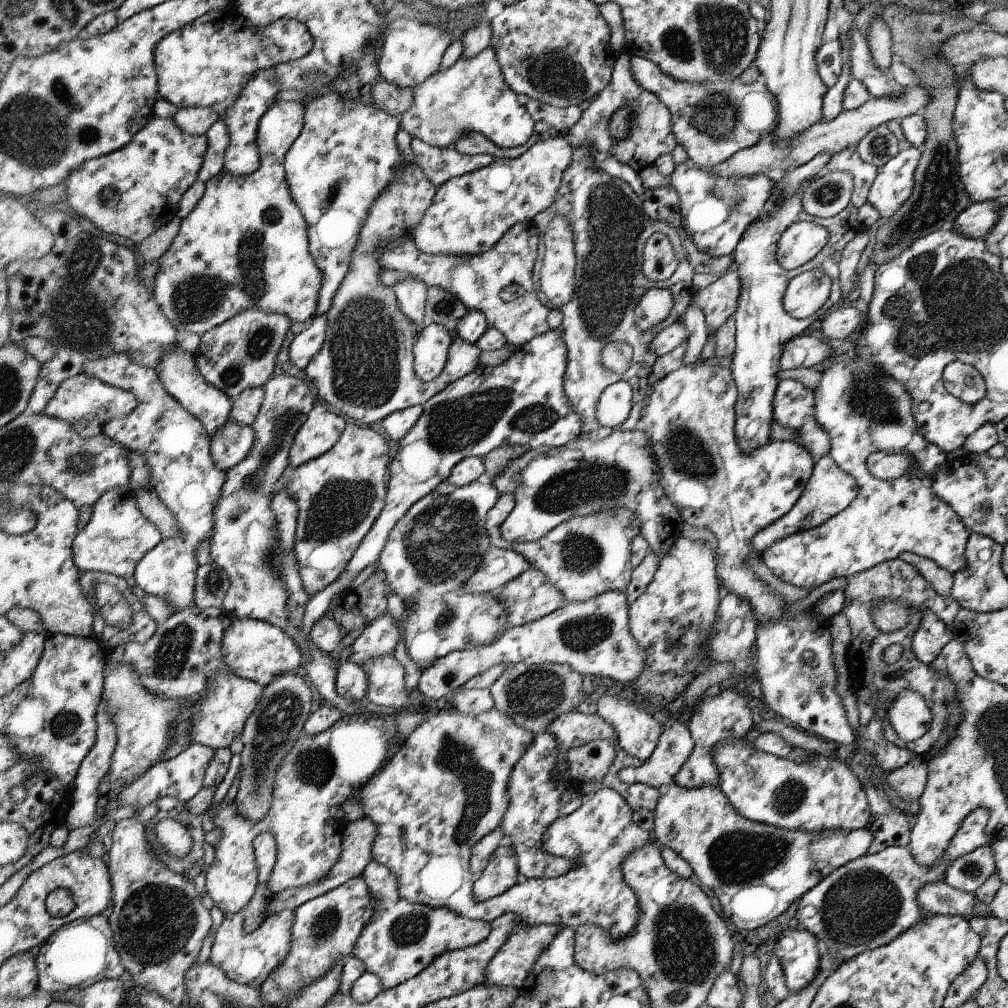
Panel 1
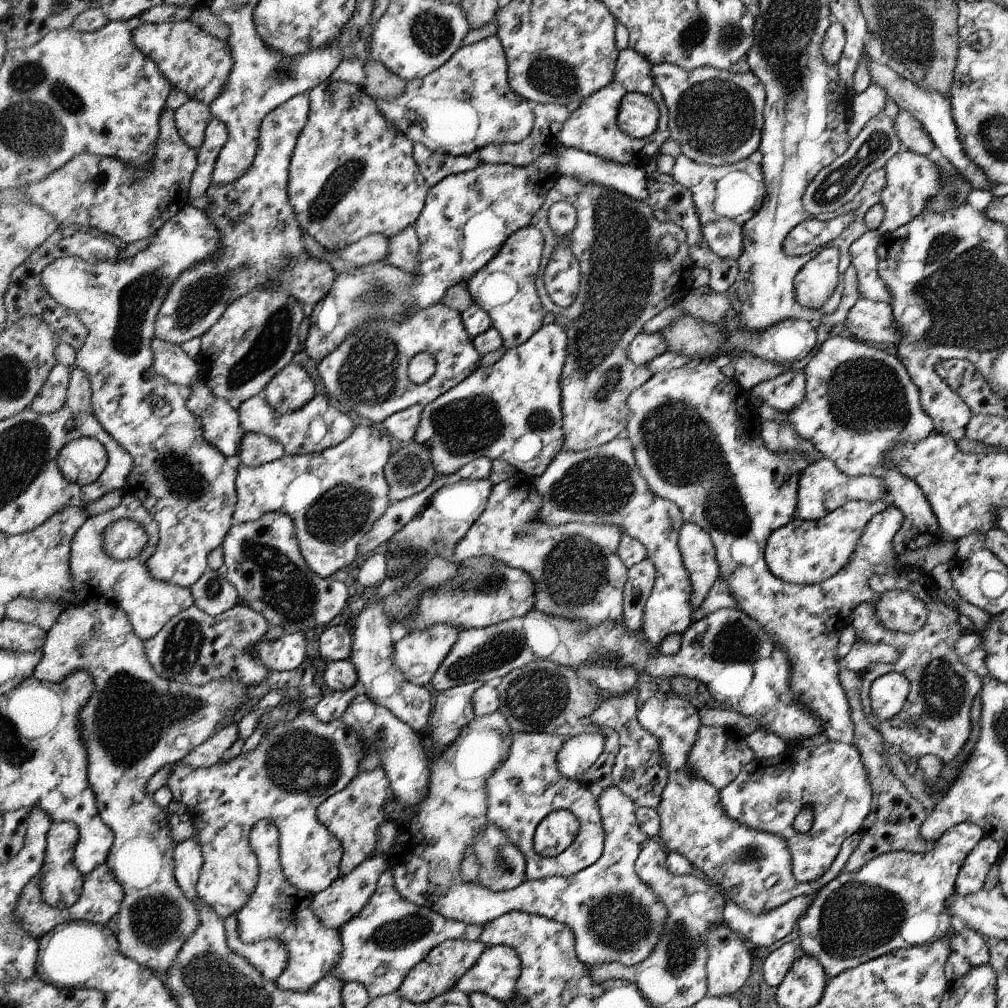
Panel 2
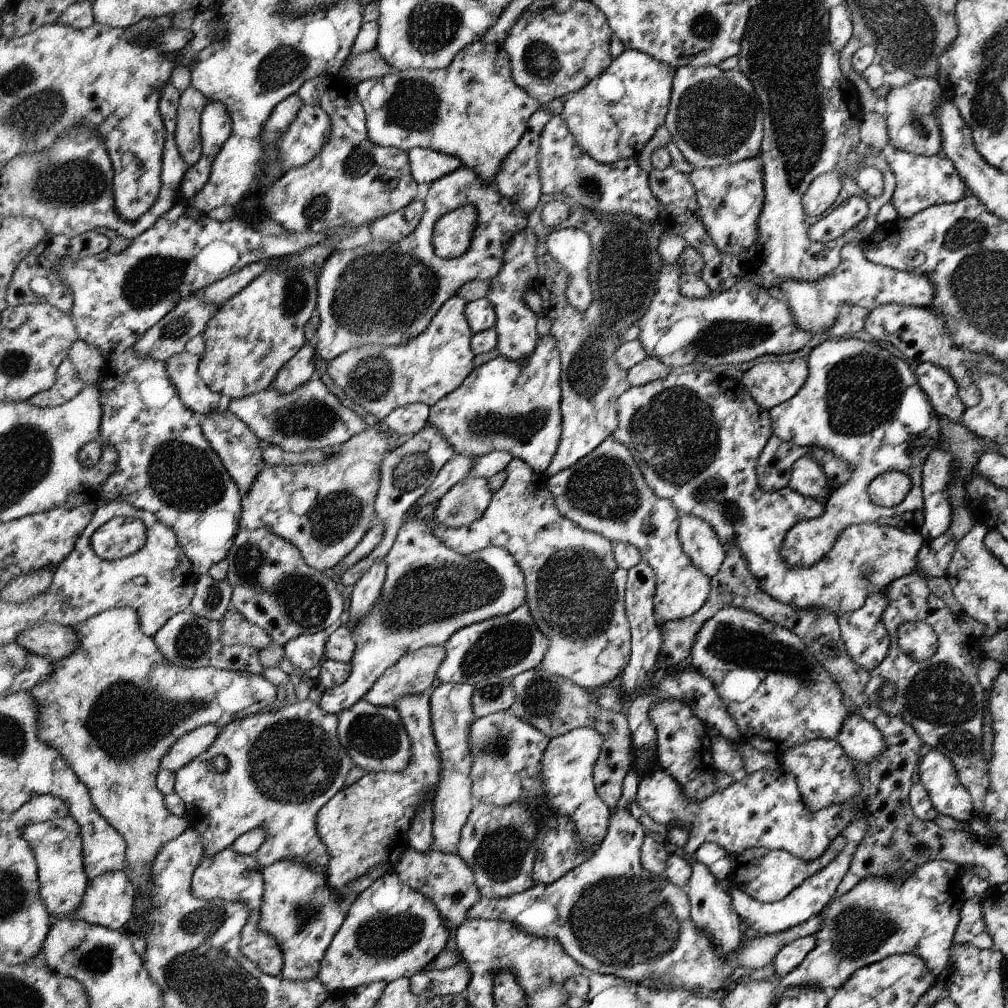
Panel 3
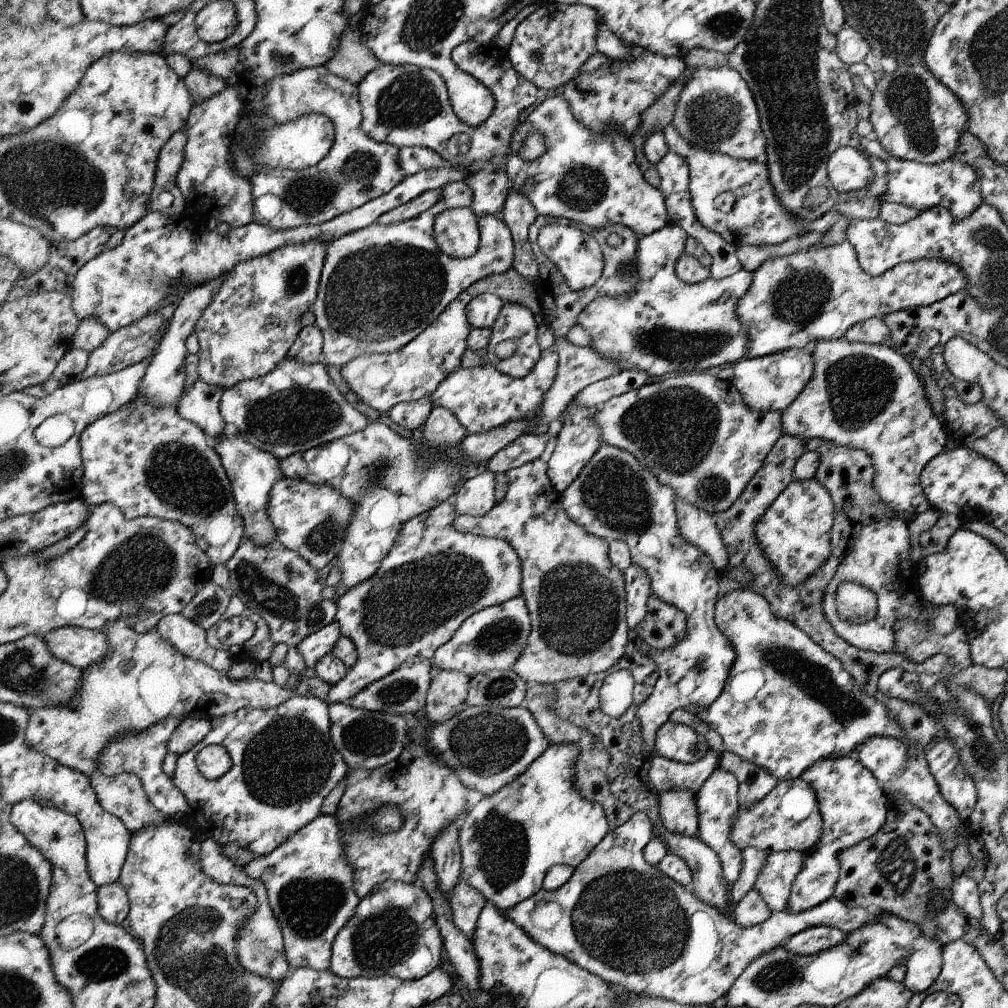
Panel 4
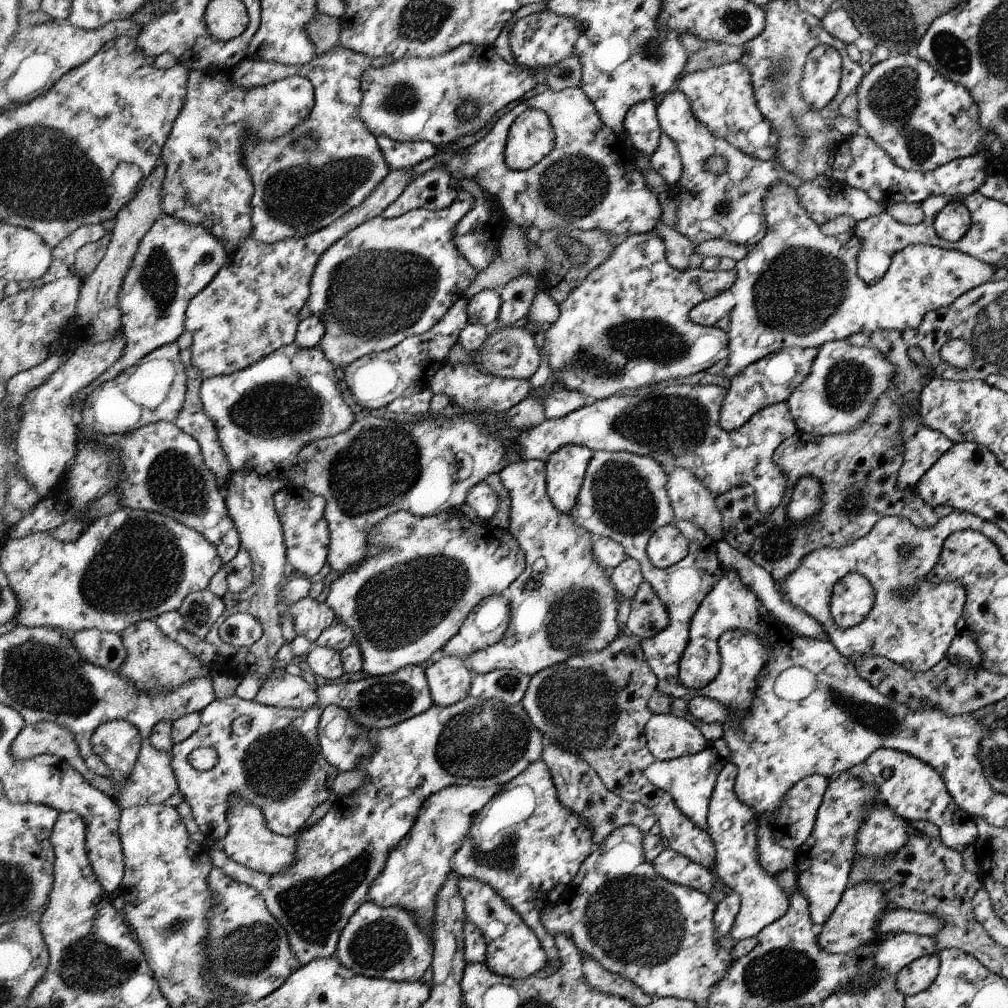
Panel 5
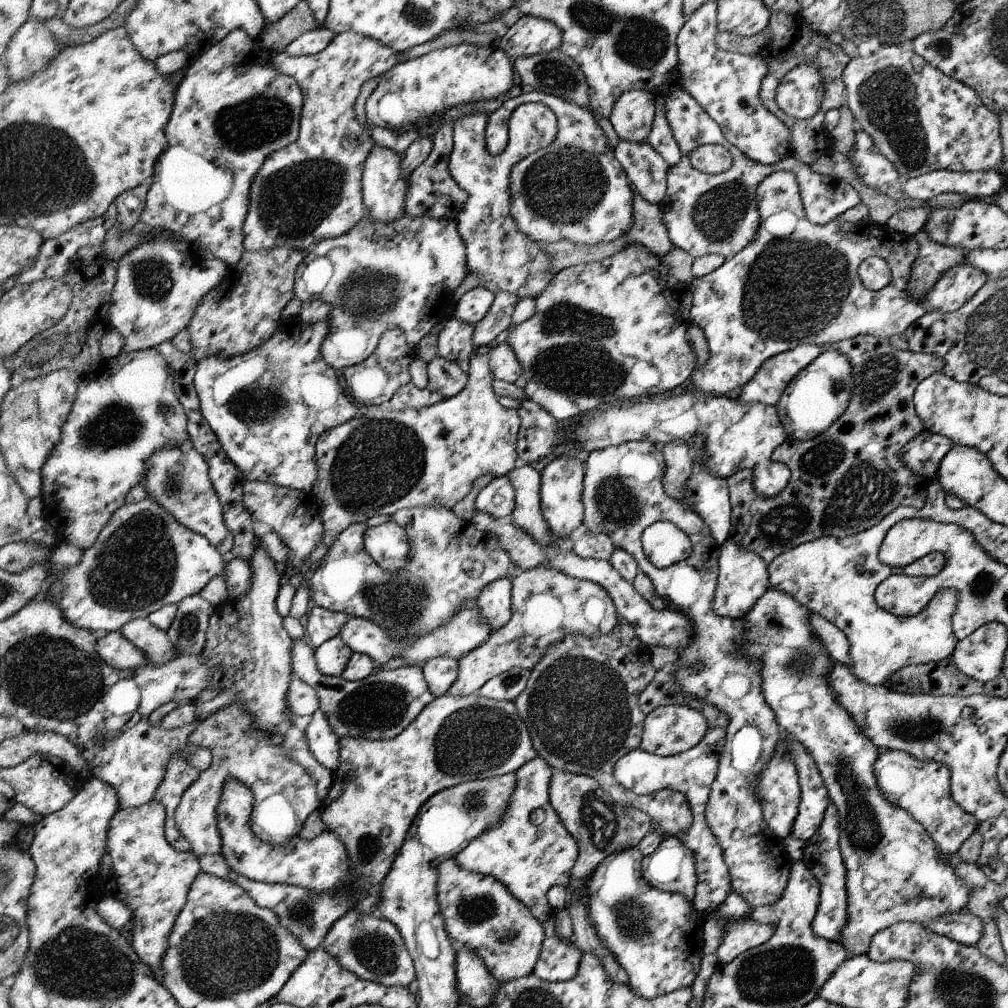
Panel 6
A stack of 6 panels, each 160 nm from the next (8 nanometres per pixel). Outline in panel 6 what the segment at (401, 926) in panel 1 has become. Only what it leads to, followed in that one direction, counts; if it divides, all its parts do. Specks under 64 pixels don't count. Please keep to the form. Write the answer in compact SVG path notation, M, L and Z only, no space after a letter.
M352 911L333 925L322 947L336 957L344 968L364 980L389 987L407 987L417 976L415 962L412 962L404 941L399 928L391 920L376 913Z

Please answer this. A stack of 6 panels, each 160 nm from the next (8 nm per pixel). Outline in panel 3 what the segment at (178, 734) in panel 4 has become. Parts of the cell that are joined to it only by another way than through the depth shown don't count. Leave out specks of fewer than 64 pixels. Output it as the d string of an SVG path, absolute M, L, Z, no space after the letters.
M208 725L200 727L180 739L174 748L162 758L163 770L171 770L178 774L184 767L191 765L200 758L209 747L216 742L221 726Z

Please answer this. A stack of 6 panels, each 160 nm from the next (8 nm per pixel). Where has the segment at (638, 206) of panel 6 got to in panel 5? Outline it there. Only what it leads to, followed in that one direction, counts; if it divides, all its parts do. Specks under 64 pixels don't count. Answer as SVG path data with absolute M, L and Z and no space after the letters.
M662 217L652 232L656 232L664 240L667 246L667 261L670 262L672 268L687 270L690 257L695 252L694 244L682 233L678 233L675 228L664 224Z

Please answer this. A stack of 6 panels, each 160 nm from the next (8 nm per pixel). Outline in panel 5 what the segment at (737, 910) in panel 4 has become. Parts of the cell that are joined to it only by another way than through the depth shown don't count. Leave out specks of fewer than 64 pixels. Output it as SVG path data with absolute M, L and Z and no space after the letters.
M731 761L720 772L715 791L712 792L708 808L708 830L705 831L711 837L716 852L714 876L740 896L740 911L729 933L736 941L758 936L765 927L787 915L790 907L788 894L784 892L784 888L780 888L774 874L764 872L760 866L760 848L756 834L759 819L754 810L735 793L738 775L739 769Z

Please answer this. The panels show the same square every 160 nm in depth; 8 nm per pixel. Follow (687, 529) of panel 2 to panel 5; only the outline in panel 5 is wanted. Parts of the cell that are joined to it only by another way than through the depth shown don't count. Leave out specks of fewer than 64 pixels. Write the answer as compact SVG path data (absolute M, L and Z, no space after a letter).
M674 468L666 476L666 493L678 522L698 524L709 538L723 540L722 514L715 496L688 468Z

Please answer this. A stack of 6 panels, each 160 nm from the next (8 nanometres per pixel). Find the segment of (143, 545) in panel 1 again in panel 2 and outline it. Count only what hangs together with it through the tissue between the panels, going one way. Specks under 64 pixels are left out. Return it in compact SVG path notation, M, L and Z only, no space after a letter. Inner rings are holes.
M132 493L125 494L118 508L91 516L91 519L75 536L73 543L72 568L75 574L75 590L80 596L79 603L88 605L92 602L103 602L126 609L134 622L136 632L145 641L158 636L174 617L195 605L192 588L170 584L151 575L147 564L159 547L160 539L161 526L155 513L143 503L143 500L140 500L140 497ZM122 519L138 521L150 535L146 548L135 559L115 559L107 553L105 547L107 528Z

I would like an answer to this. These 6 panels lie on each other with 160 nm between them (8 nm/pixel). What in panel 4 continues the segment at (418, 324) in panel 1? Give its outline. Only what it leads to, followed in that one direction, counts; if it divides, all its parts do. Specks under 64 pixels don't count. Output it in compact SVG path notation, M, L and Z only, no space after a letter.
M444 188L426 191L423 195L411 200L410 203L403 204L398 208L381 214L377 218L377 223L381 225L391 225L416 218L430 207L433 207L434 204L442 198L443 194Z

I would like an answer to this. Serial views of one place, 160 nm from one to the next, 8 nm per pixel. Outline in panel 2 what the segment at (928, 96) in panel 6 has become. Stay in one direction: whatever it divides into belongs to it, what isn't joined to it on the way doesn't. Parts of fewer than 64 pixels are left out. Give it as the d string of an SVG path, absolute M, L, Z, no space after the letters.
M900 109L894 126L900 142L903 142L910 151L927 155L935 147L930 133L911 113Z

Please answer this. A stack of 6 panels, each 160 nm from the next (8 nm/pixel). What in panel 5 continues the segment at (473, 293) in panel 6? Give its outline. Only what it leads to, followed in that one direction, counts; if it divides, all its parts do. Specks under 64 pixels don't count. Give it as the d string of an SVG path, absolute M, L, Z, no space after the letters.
M485 289L467 300L467 320L469 324L493 324L499 319L502 308L501 293L493 289Z

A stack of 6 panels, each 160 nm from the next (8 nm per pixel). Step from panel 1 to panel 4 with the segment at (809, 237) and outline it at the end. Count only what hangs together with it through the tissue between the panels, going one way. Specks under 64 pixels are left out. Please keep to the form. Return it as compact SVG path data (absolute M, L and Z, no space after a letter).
M672 124L663 130L663 135L669 150L683 157L690 166L691 200L697 219L706 228L736 246L775 245L802 232L816 230L826 233L837 227L844 217L862 220L875 219L879 215L881 201L874 202L873 199L867 198L857 202L857 198L850 194L827 214L806 225L800 217L795 217L780 204L771 185L770 169L765 162L735 159L716 150L708 151L706 148L690 145Z

